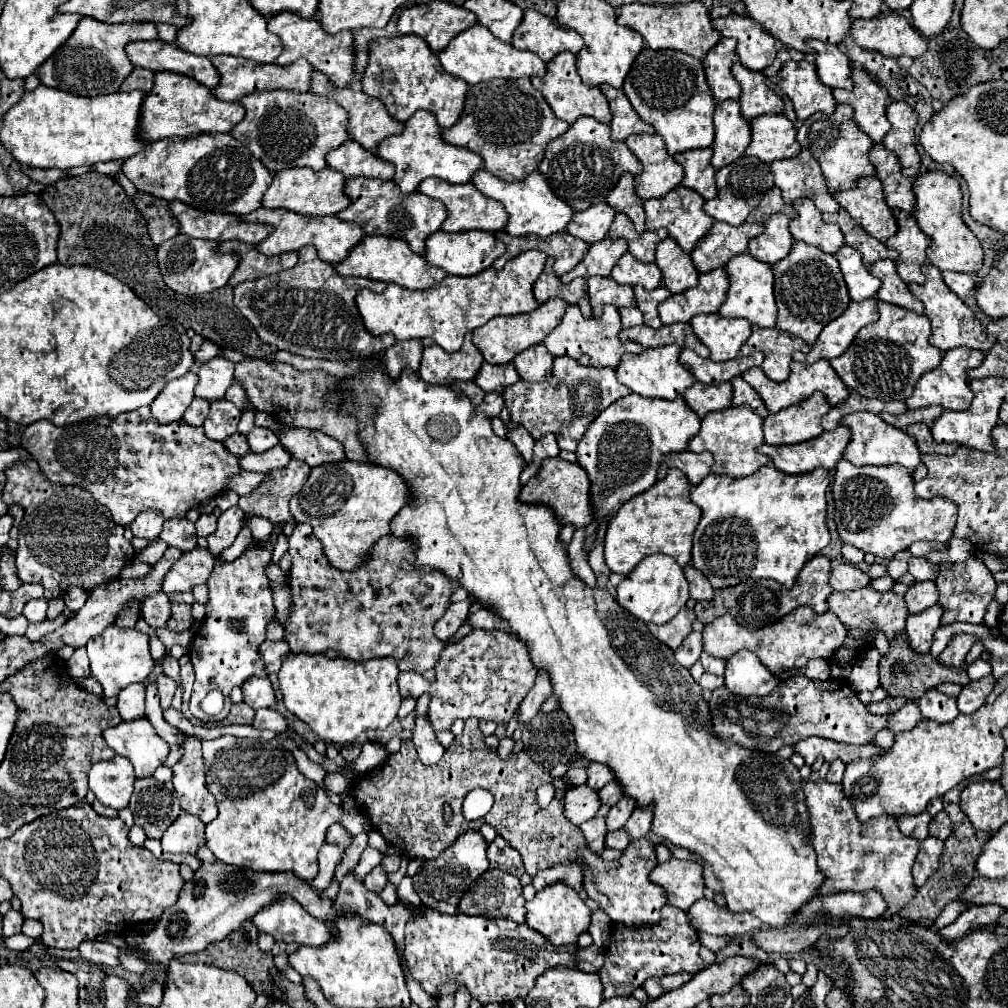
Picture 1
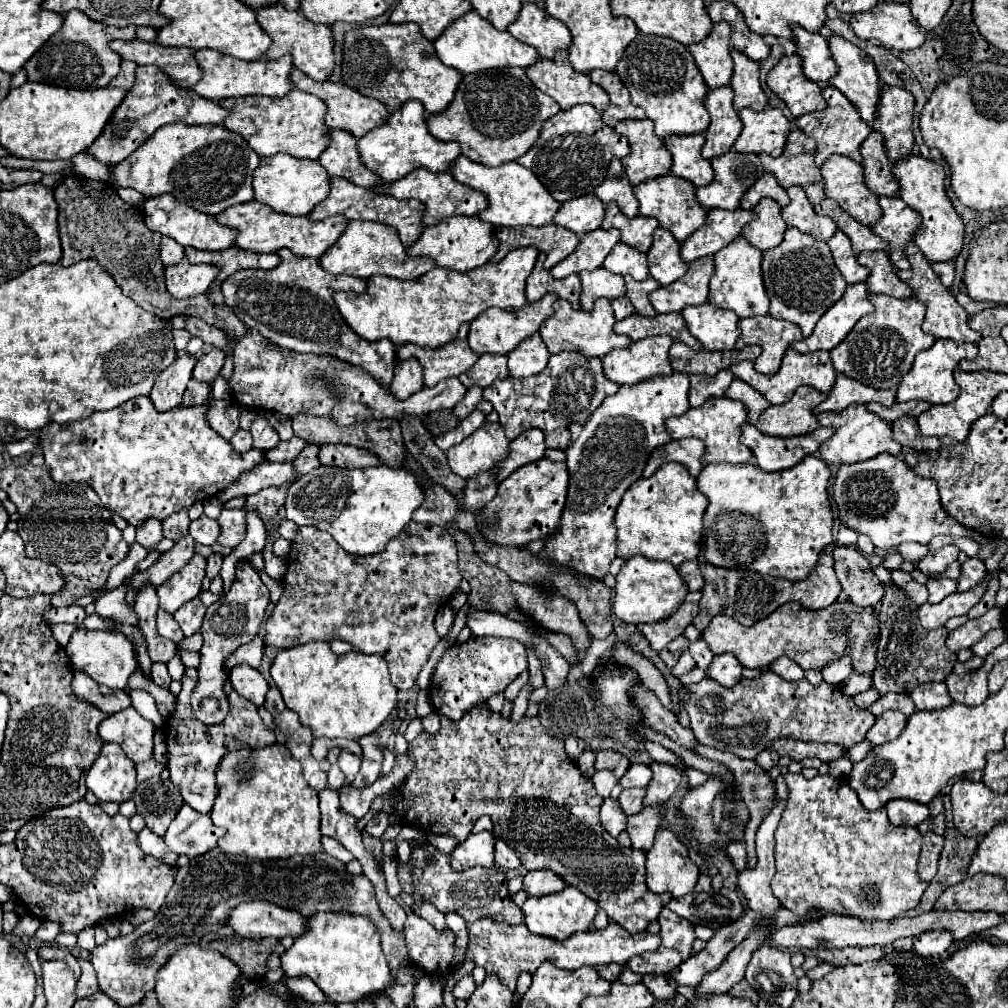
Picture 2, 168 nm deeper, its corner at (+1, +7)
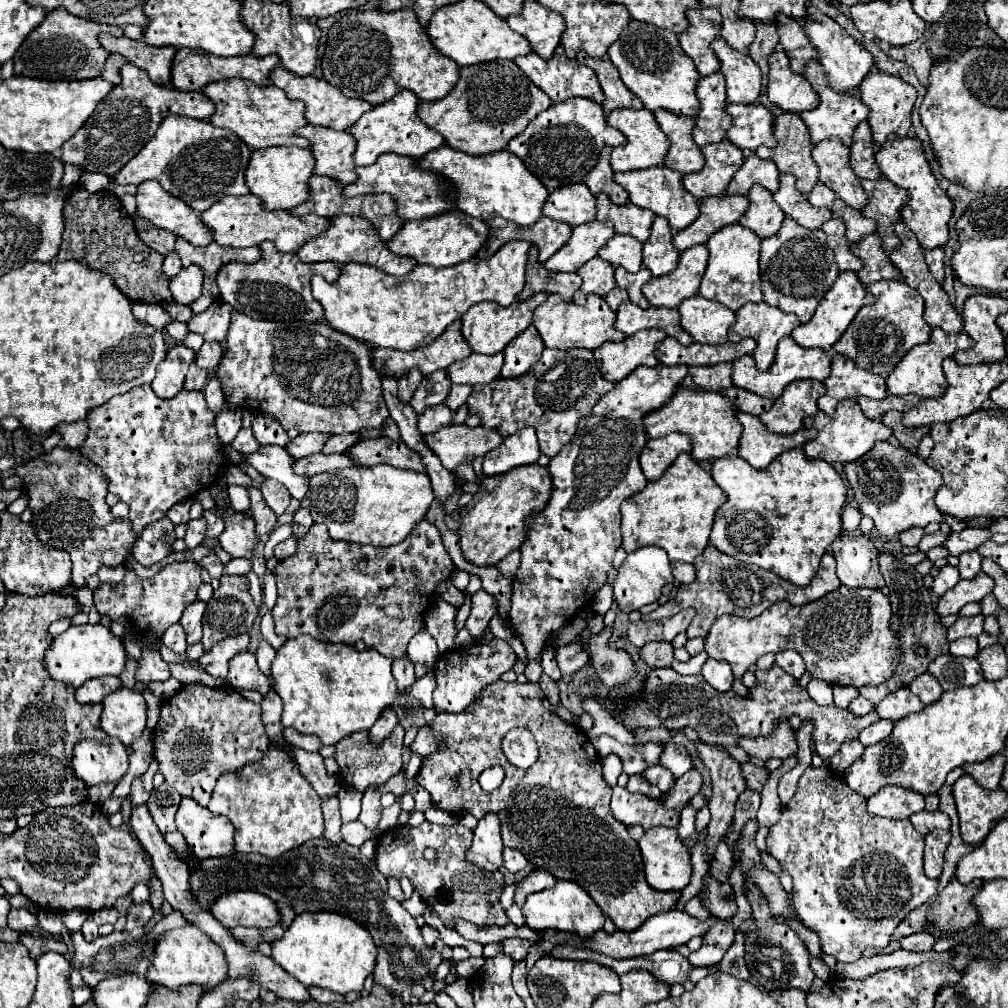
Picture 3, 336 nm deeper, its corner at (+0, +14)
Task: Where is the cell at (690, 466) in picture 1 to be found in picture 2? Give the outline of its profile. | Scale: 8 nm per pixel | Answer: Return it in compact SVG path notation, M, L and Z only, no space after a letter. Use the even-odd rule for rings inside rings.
M688 437L688 439L670 441L652 451L652 455L644 467L644 477L652 477L656 473L656 469L660 467L660 463L668 463L668 461L686 465L690 475L696 477L702 471L702 463L700 463L702 453L704 453L704 443L700 439Z

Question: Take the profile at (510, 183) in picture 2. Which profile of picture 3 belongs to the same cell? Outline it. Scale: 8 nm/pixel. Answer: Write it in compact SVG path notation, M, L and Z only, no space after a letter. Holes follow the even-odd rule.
M445 144L437 150L427 152L419 160L419 166L443 174L447 180L451 180L457 208L473 218L481 218L487 222L491 220L491 216L501 216L505 220L517 222L519 226L531 226L543 216L541 210L549 196L549 190L543 188L539 178L531 176L525 164L507 150L487 156L469 156L465 152L455 152L455 148Z

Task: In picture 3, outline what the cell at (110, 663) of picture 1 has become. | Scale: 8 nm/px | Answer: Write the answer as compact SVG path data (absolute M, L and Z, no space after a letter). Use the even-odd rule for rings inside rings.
M85 624L85 626L71 626L63 634L53 638L51 648L45 656L45 666L49 674L55 680L63 680L71 686L81 686L89 678L99 676L119 676L125 670L127 652L123 646L123 640L115 636L107 626L103 624Z

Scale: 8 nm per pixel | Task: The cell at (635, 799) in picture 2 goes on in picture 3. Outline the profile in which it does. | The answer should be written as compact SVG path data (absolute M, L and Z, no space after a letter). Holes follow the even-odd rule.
M635 774L635 776L629 778L627 790L629 790L629 792L643 794L643 796L649 796L649 798L653 798L653 800L657 800L657 798L661 796L661 790L655 788L653 784L649 784L649 782L647 782L643 776L639 776L639 774Z

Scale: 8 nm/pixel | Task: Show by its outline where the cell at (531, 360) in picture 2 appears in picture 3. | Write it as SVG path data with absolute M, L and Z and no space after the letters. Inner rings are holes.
M529 326L525 332L521 332L519 338L515 338L505 350L505 364L501 368L503 378L517 378L521 374L527 374L531 366L539 360L545 344L537 332L535 326Z

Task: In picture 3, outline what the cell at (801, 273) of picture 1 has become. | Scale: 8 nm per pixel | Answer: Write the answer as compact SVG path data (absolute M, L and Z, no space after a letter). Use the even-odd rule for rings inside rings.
M791 218L783 220L781 230L761 242L761 286L763 302L783 312L797 314L803 324L811 320L821 298L835 284L839 268L821 230L807 230Z

